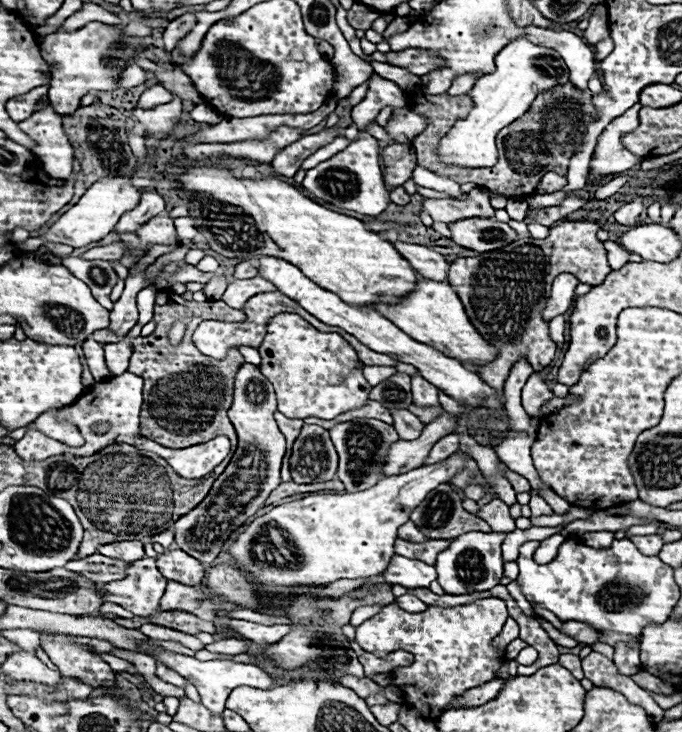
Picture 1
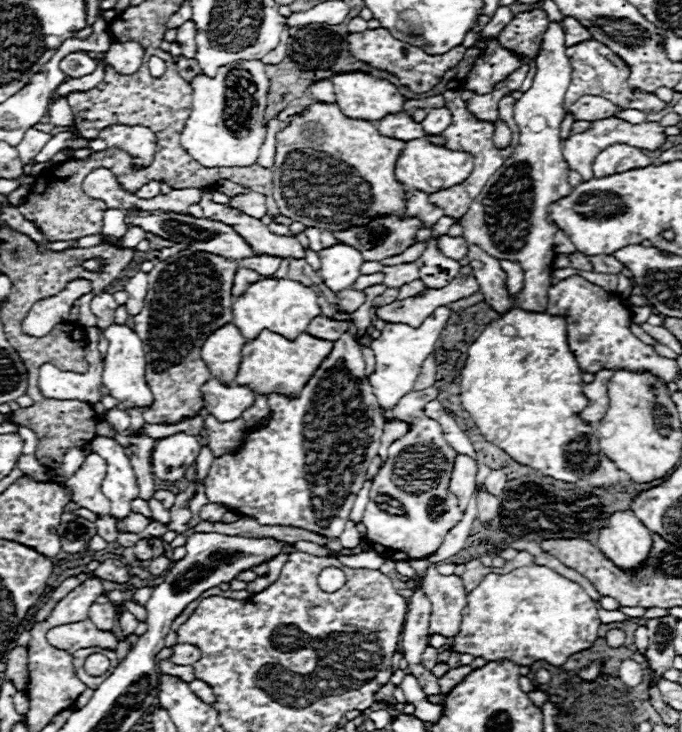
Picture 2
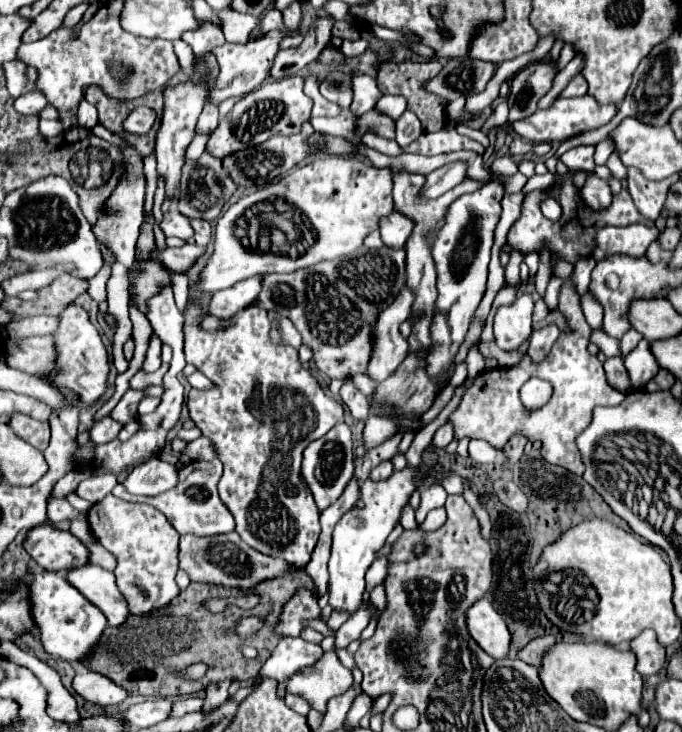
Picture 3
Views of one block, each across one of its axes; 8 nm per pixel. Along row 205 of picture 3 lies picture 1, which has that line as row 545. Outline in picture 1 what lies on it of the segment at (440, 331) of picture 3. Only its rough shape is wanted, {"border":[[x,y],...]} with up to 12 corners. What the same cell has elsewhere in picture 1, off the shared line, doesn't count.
{"border":[[468,532],[438,556],[446,594],[500,584],[506,532]]}

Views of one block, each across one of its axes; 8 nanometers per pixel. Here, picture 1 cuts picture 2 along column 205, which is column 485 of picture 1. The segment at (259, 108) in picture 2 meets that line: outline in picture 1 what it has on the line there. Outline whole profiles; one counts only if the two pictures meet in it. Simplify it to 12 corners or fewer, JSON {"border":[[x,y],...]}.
{"border":[[510,40],[442,138],[458,166],[496,164],[496,134],[568,82],[552,48]]}

